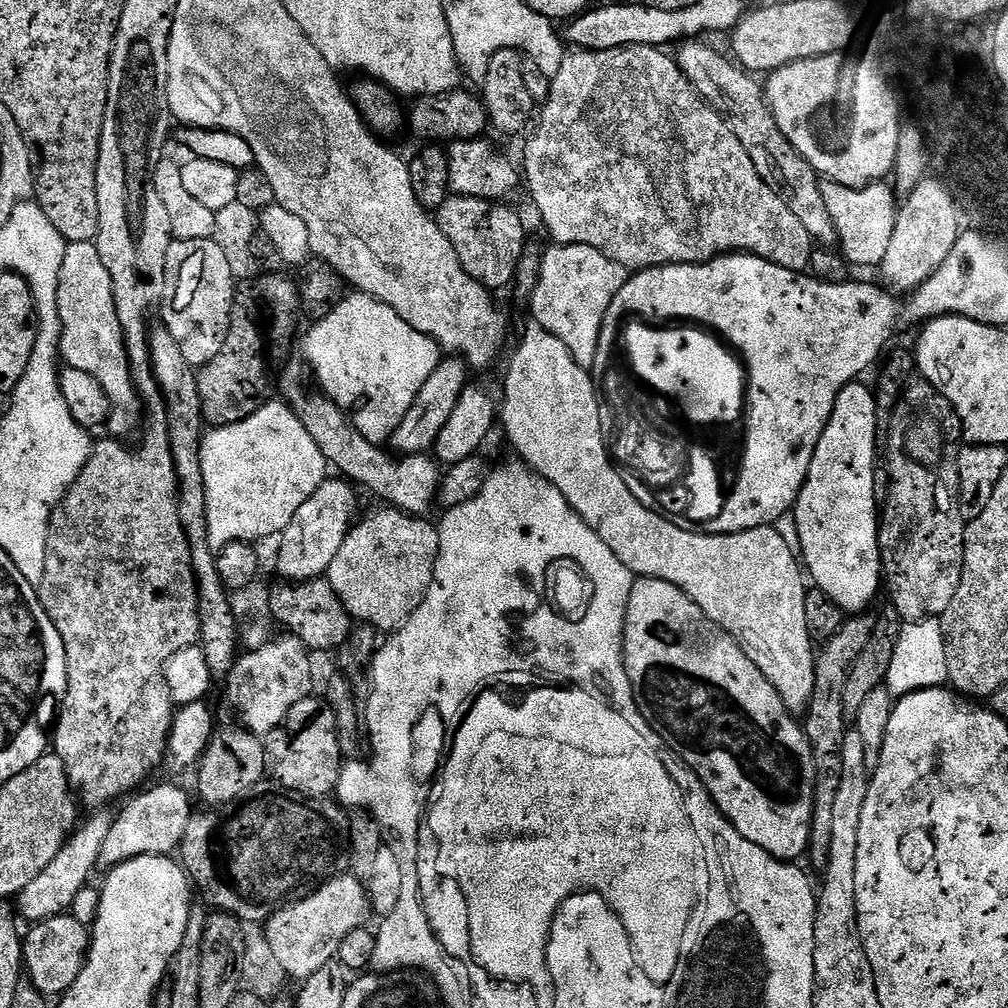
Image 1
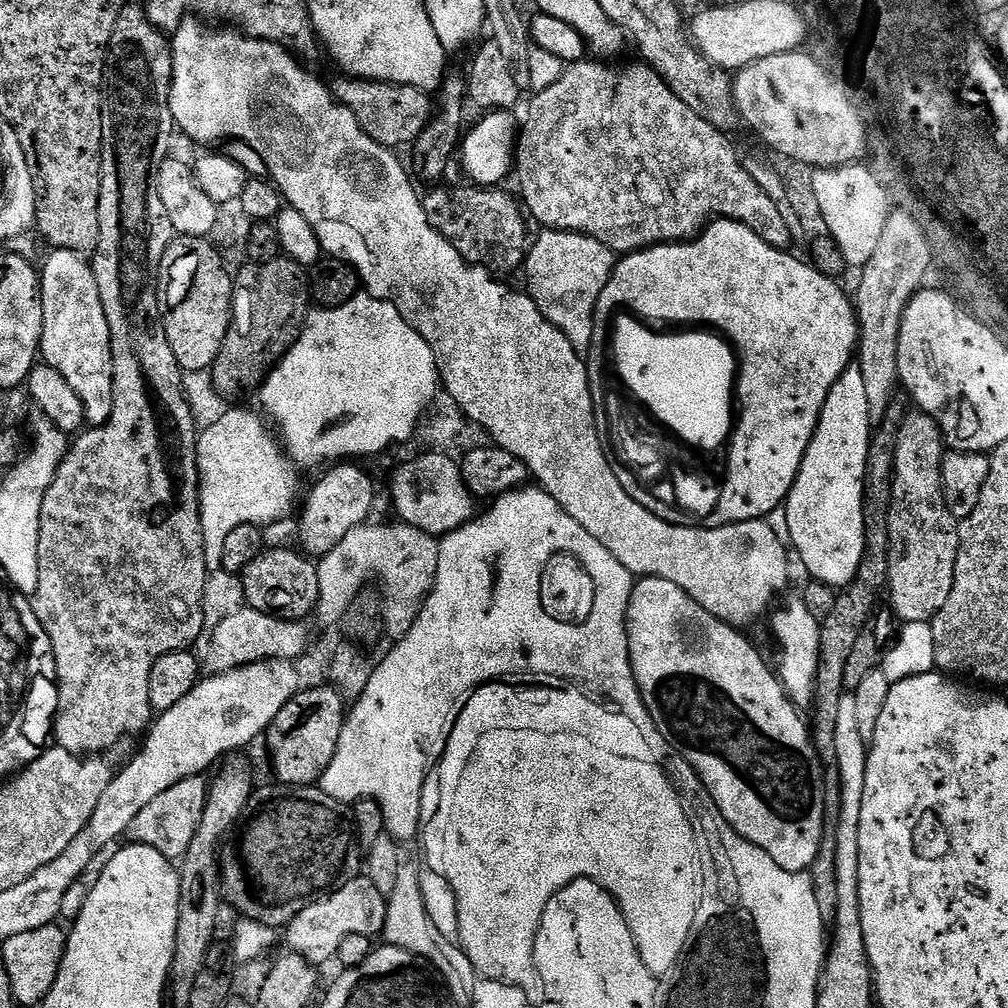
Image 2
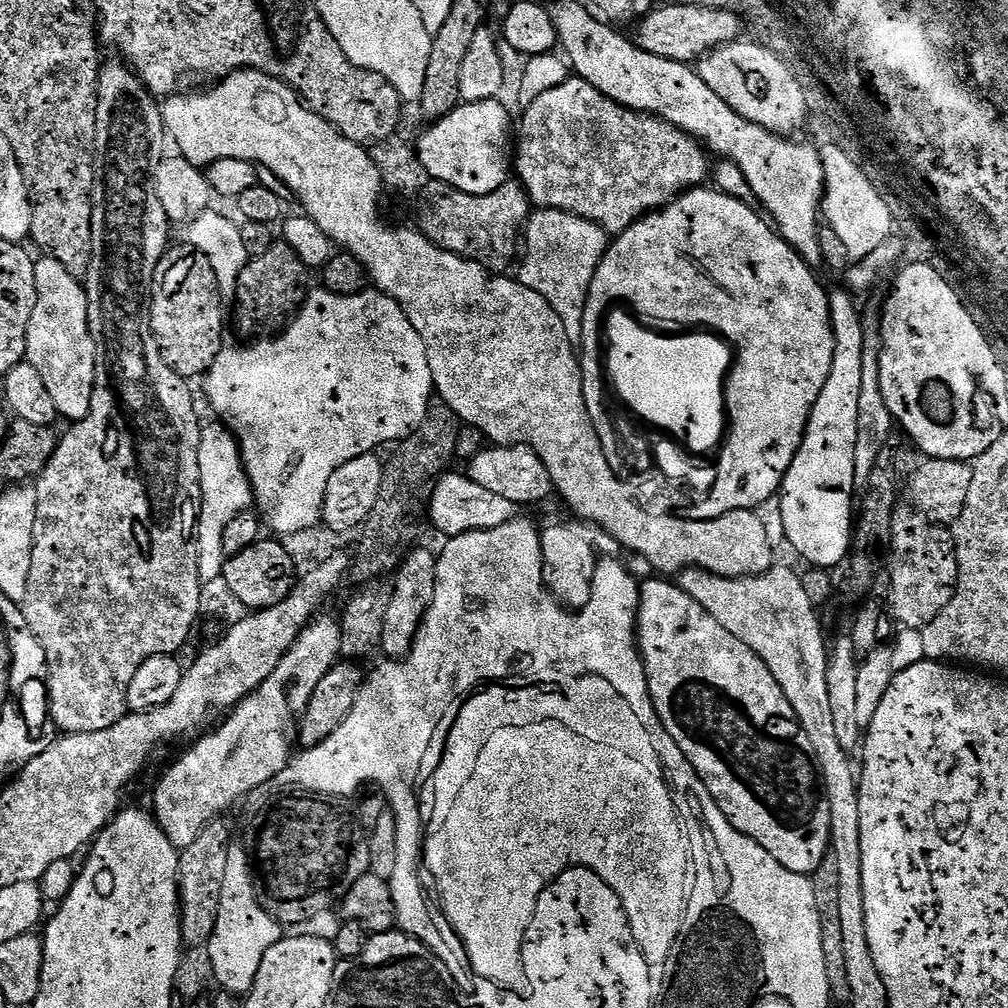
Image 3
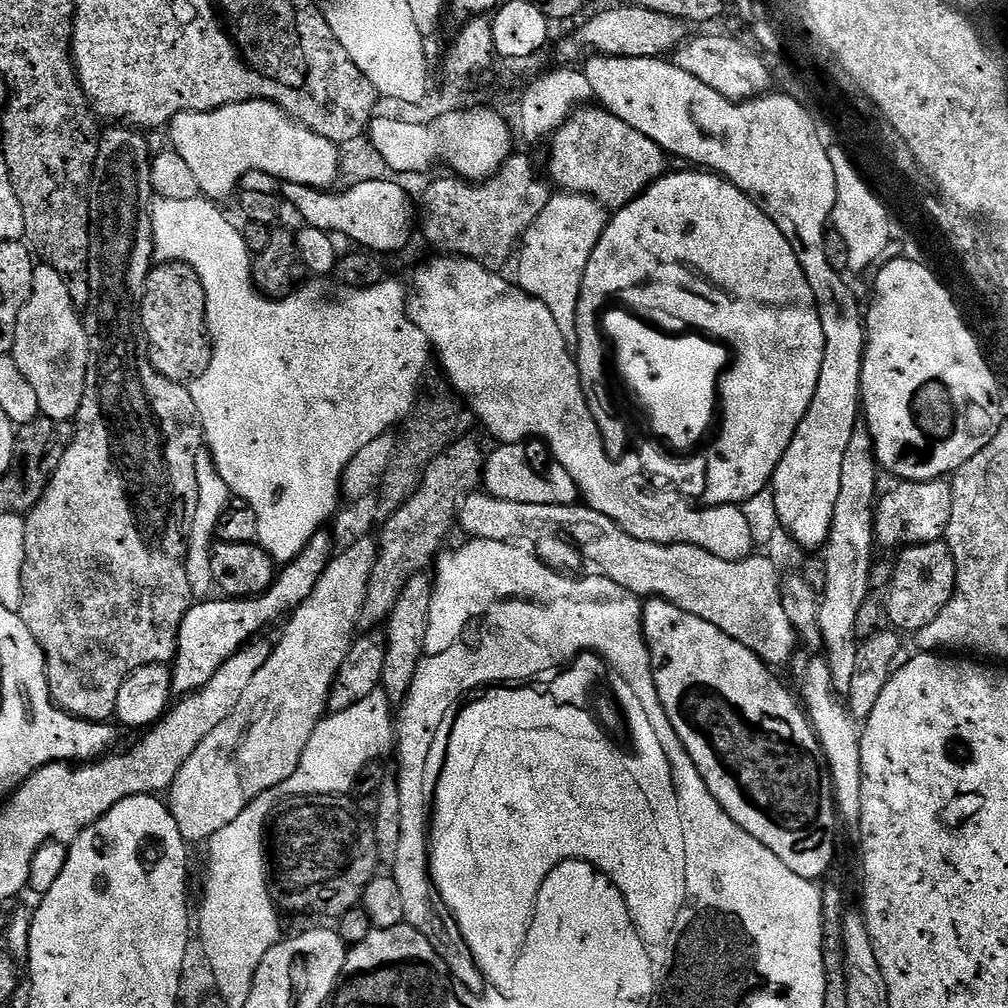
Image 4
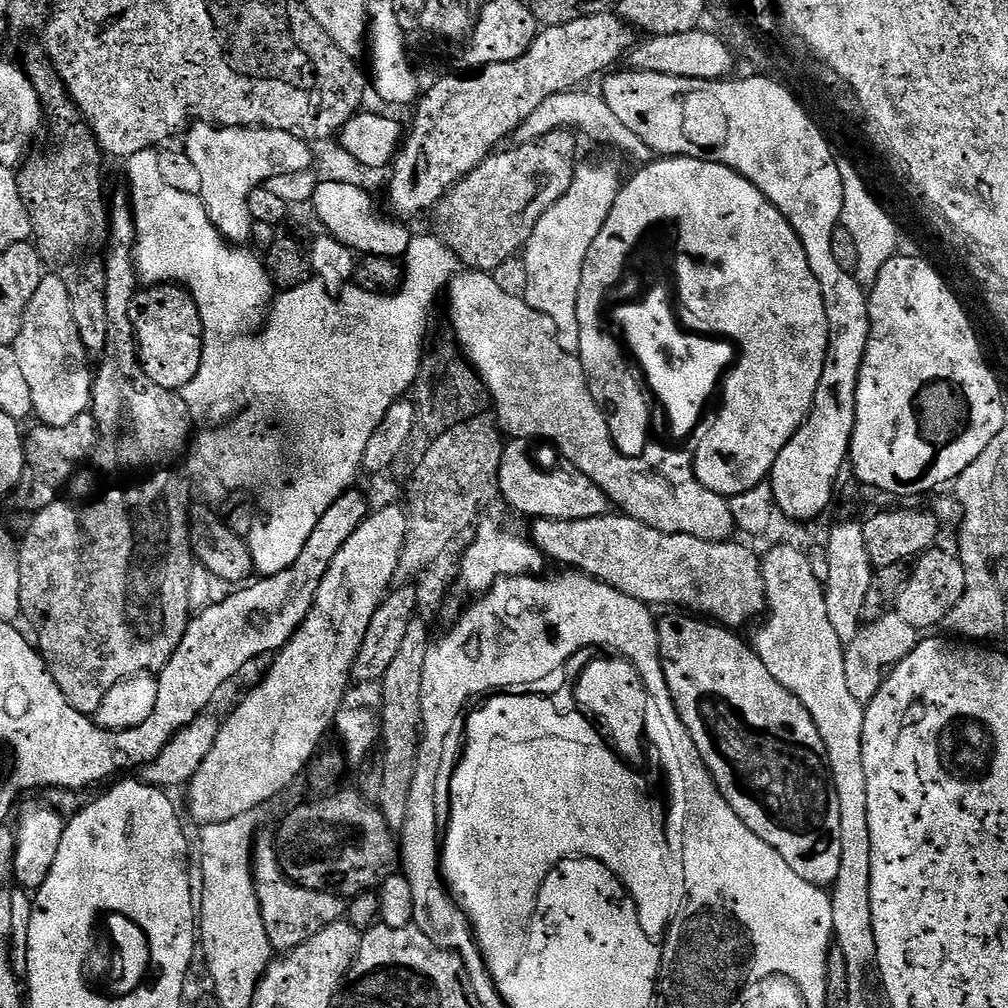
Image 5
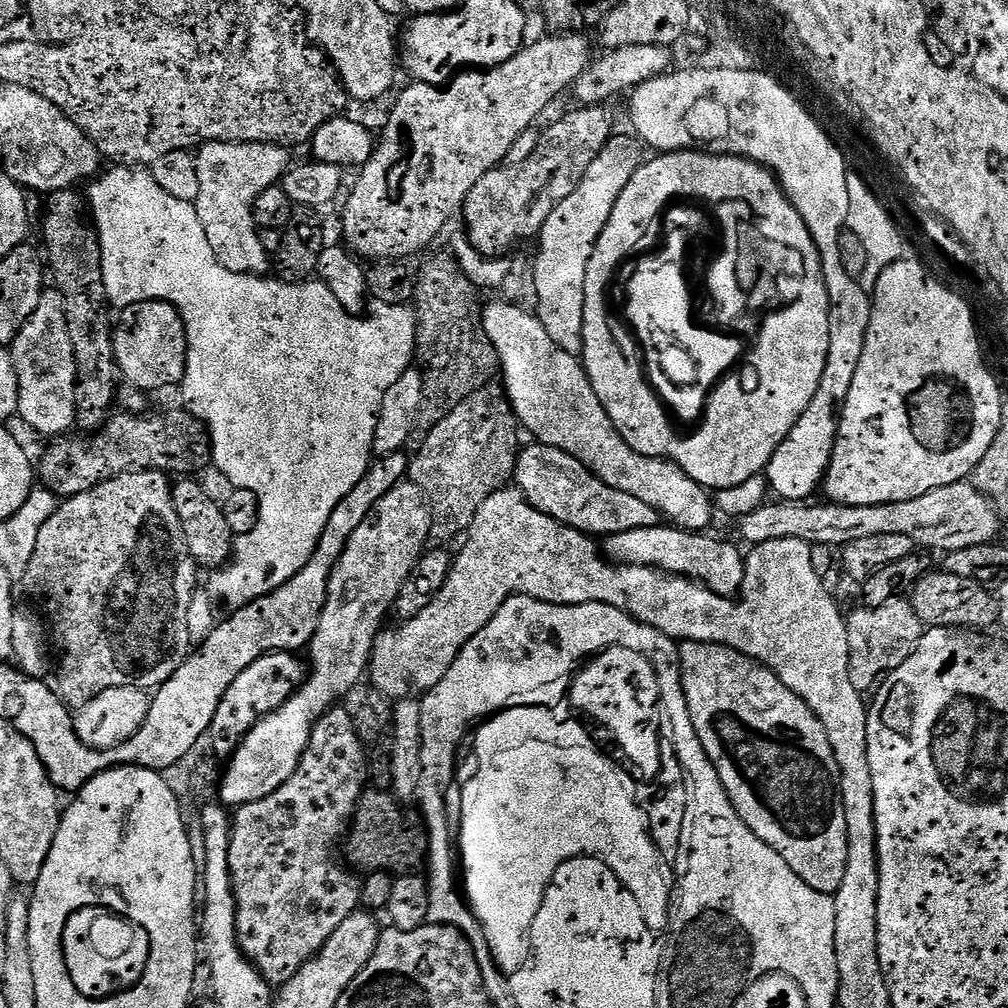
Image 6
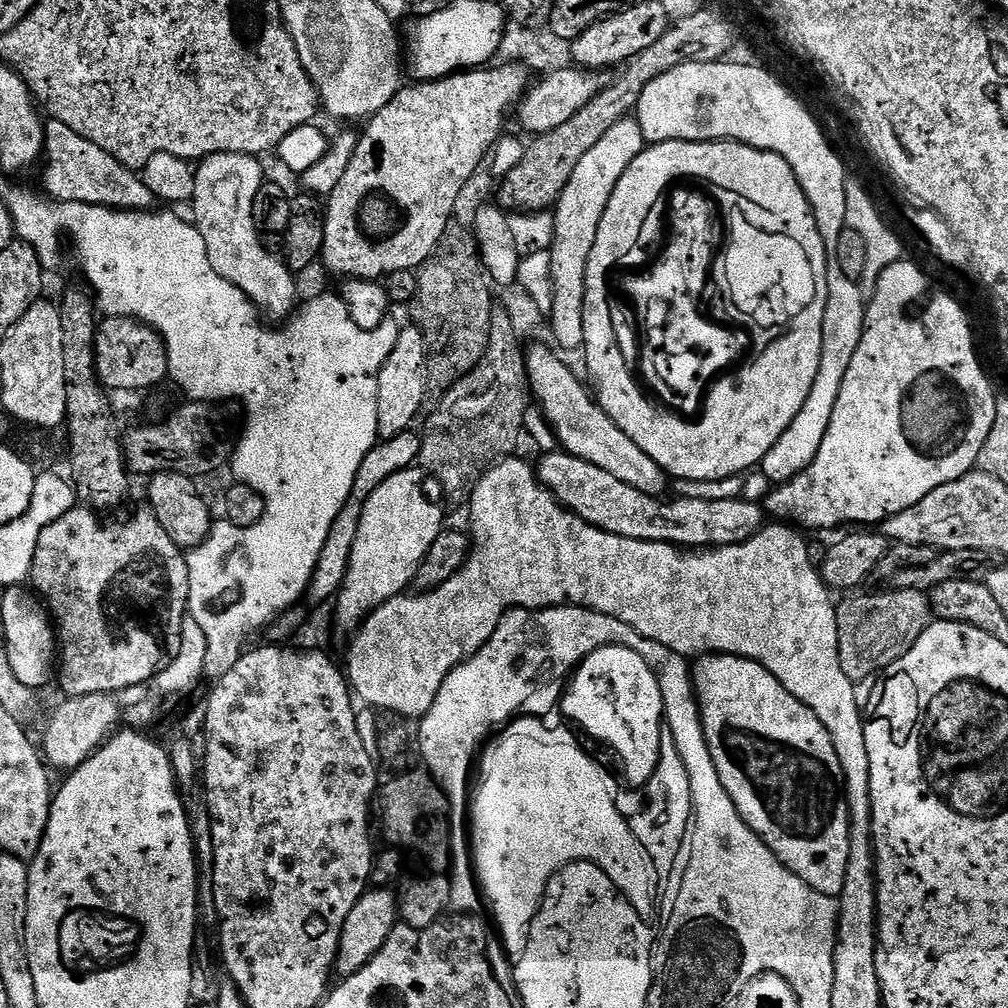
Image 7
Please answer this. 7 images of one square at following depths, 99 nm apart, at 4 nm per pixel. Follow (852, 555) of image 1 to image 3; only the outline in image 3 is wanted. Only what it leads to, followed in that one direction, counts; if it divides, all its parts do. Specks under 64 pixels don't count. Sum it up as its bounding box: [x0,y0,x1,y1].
[778,290,864,570]

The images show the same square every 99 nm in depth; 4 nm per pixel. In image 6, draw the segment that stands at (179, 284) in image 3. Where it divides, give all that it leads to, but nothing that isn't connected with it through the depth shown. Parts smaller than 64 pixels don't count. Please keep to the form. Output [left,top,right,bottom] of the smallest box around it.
[112,300,188,394]

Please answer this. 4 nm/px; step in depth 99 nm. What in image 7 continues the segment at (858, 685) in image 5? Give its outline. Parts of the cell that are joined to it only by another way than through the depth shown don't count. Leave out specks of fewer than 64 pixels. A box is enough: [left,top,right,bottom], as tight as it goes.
[836,590,933,682]

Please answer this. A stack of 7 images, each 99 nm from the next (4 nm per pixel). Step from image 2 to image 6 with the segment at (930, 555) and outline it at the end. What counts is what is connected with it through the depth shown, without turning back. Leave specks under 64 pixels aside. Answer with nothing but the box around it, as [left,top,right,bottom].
[910,570,999,630]

